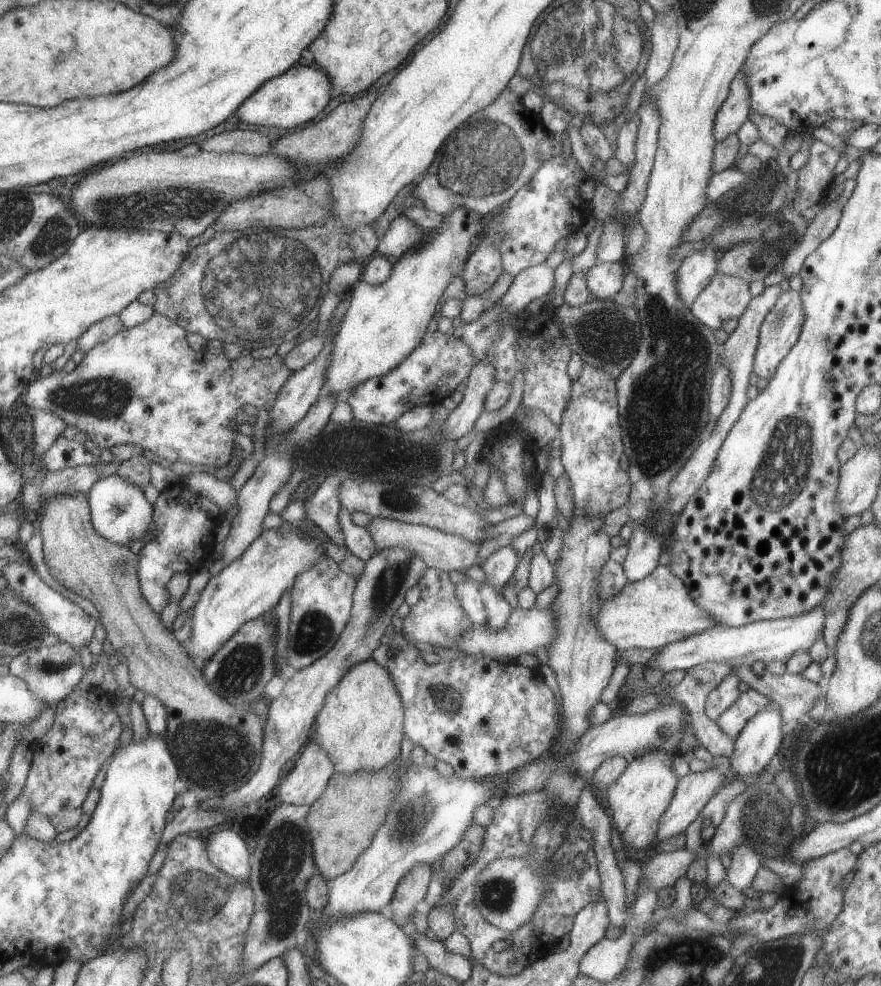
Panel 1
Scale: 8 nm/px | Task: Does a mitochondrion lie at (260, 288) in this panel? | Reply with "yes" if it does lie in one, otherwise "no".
yes

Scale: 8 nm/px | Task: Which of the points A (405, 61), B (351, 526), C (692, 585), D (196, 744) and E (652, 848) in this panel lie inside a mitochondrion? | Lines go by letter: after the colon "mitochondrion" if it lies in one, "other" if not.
A: other
B: other
C: other
D: mitochondrion
E: other

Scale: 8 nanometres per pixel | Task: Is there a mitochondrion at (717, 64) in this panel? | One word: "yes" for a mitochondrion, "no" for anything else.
no

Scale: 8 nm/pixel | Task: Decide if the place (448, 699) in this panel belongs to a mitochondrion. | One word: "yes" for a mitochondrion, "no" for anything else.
yes

